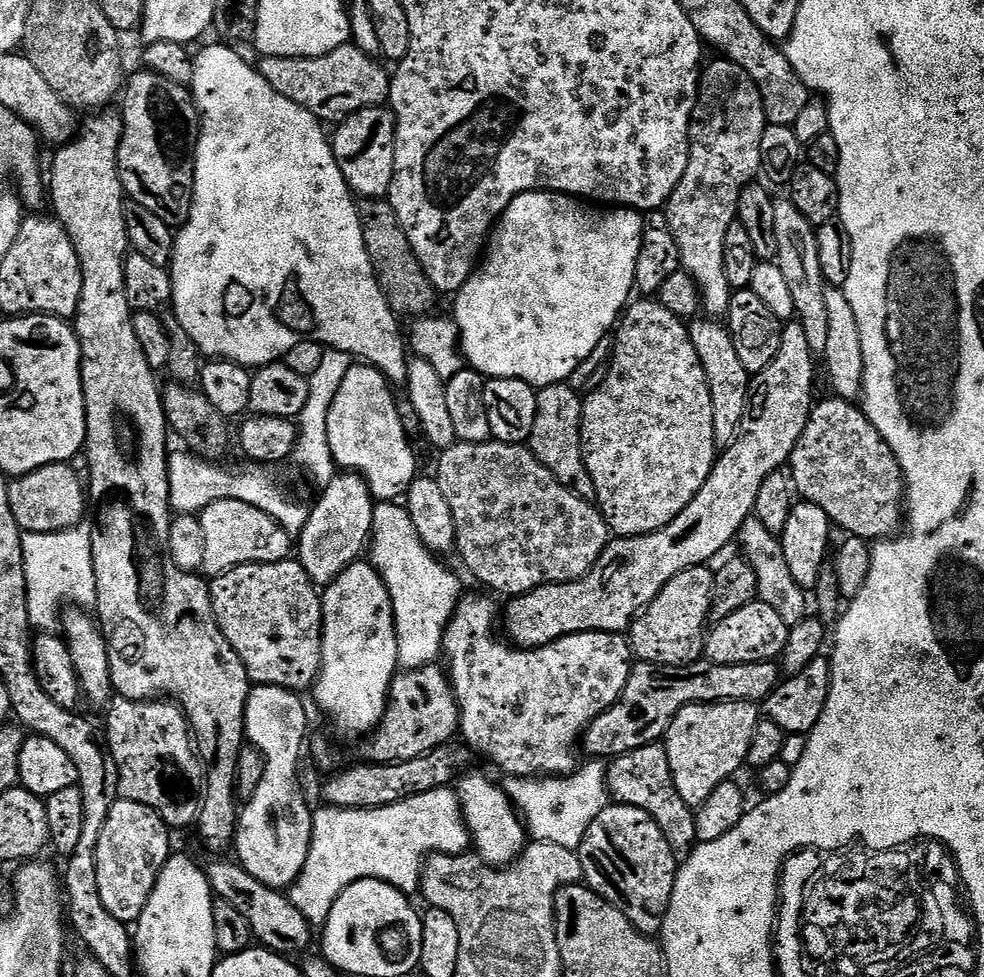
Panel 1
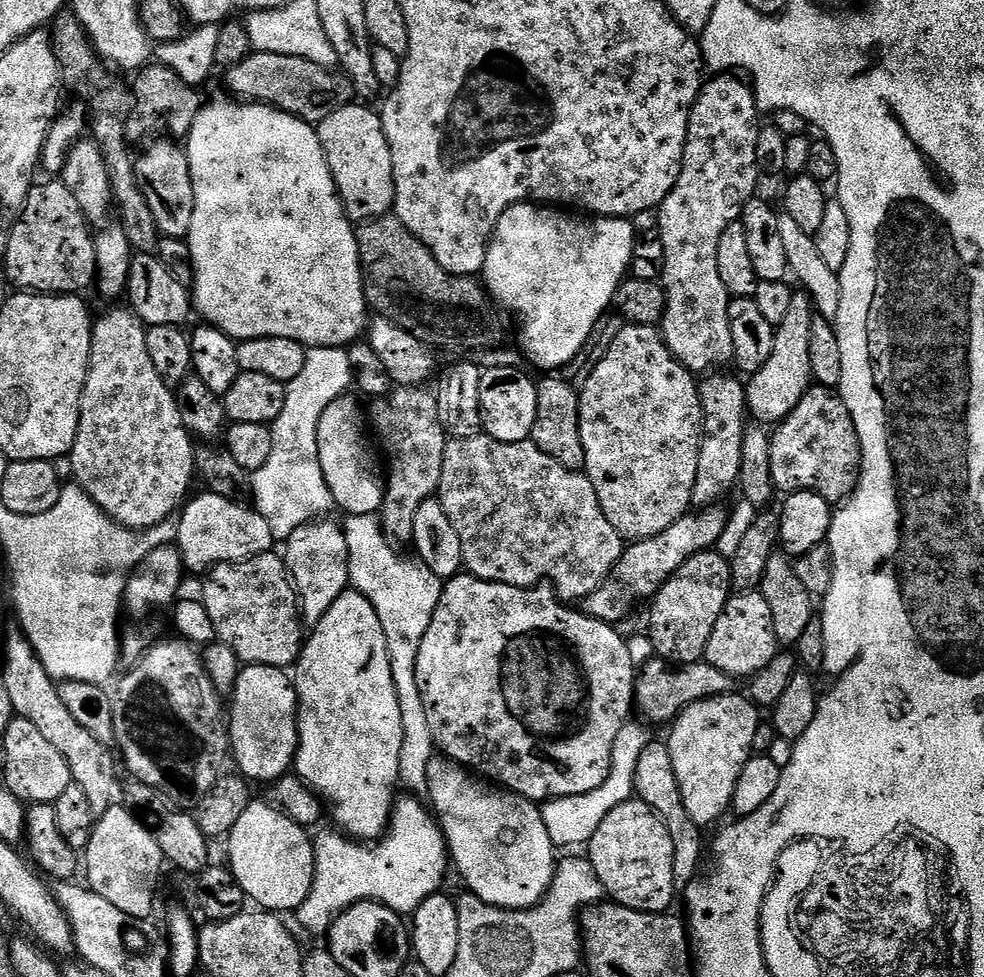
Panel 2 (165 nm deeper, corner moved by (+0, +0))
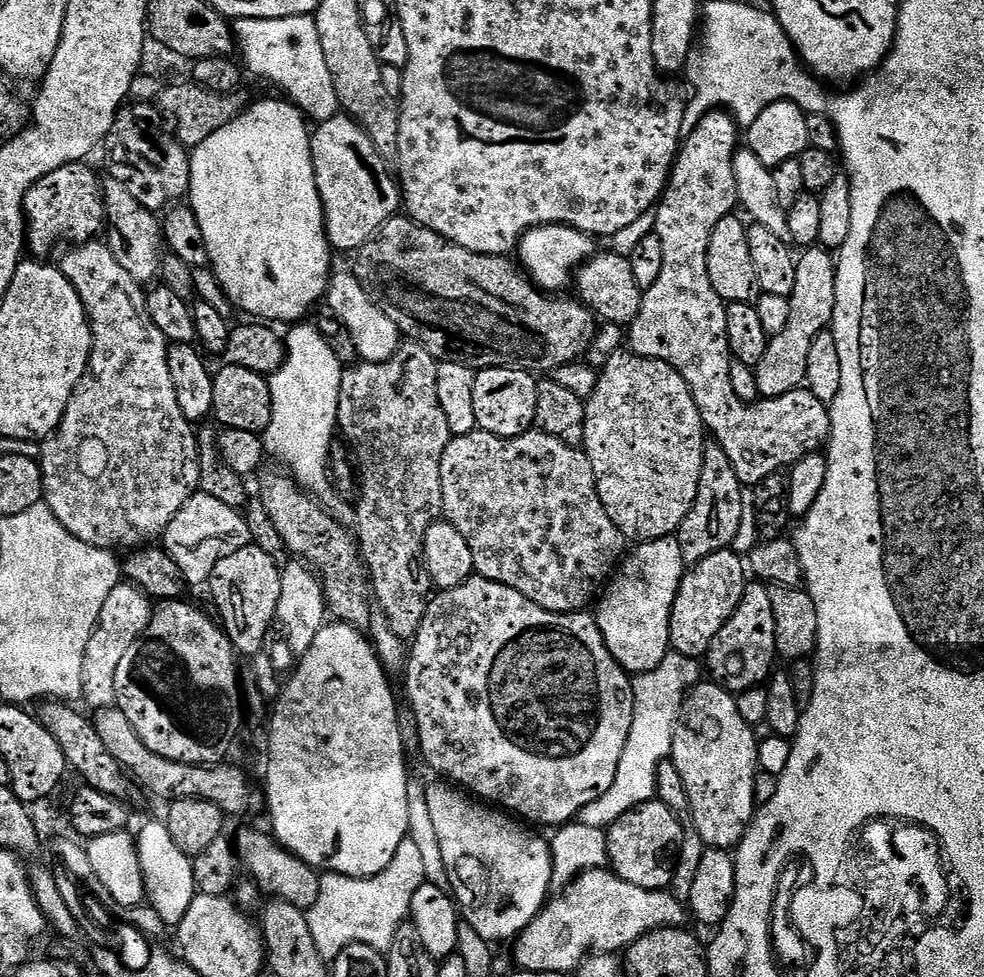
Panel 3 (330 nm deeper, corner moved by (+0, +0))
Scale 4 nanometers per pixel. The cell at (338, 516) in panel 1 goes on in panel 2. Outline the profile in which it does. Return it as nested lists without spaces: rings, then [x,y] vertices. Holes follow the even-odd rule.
[[[315,520],[293,528],[283,548],[285,568],[296,591],[301,619],[307,625],[315,626],[349,587],[349,550],[344,531],[338,524],[330,523],[330,520]]]

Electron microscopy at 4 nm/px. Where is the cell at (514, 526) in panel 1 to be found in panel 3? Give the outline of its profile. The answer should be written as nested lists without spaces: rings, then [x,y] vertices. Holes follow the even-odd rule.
[[[539,430],[523,432],[521,436],[514,438],[502,438],[495,436],[489,432],[475,431],[465,436],[453,436],[452,441],[446,446],[446,450],[442,454],[442,502],[444,503],[443,519],[454,526],[454,530],[458,530],[458,534],[462,534],[462,538],[466,538],[466,546],[470,546],[470,554],[474,554],[474,572],[475,575],[483,576],[486,580],[493,580],[502,586],[510,586],[510,590],[518,590],[518,594],[522,594],[526,598],[530,598],[530,602],[534,602],[538,606],[542,606],[542,610],[550,610],[551,612],[583,612],[589,606],[588,603],[595,601],[601,595],[602,589],[607,585],[610,577],[615,573],[618,565],[623,561],[626,555],[626,541],[624,535],[618,530],[618,526],[614,526],[614,522],[610,522],[610,514],[606,514],[606,506],[602,506],[602,498],[598,498],[598,490],[596,489],[596,479],[594,478],[594,466],[590,466],[590,458],[580,448],[572,448],[566,442],[562,442],[558,438],[554,438],[550,434]]]

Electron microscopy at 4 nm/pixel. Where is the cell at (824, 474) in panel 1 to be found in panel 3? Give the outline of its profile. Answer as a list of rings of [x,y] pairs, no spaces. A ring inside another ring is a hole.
[[[724,110],[704,113],[698,126],[683,137],[680,153],[676,155],[676,164],[668,175],[664,195],[654,209],[654,234],[662,238],[662,271],[654,281],[654,286],[643,289],[644,297],[638,318],[634,318],[627,329],[627,347],[638,356],[661,360],[674,366],[674,370],[686,378],[686,386],[690,386],[690,394],[698,406],[698,414],[702,414],[707,433],[715,443],[722,446],[722,450],[726,450],[726,458],[730,458],[734,474],[738,474],[738,482],[754,486],[770,474],[791,469],[804,456],[819,453],[827,445],[828,436],[832,433],[832,414],[829,405],[814,398],[814,394],[804,386],[778,398],[755,400],[753,404],[742,402],[742,398],[734,394],[734,386],[730,386],[730,366],[734,361],[726,334],[728,304],[716,293],[710,282],[710,270],[706,270],[706,254],[714,226],[718,226],[722,218],[733,215],[740,202],[738,182],[734,182],[734,158],[741,144],[741,129]]]

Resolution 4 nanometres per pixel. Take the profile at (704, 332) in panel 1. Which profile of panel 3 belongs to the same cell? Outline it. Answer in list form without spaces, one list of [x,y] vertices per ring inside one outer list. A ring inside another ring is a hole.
[[[715,442],[705,443],[698,494],[678,533],[685,565],[697,564],[702,562],[702,558],[710,558],[710,554],[718,554],[723,548],[732,548],[738,526],[742,523],[744,491],[745,485],[738,482],[738,474],[734,474],[734,466],[730,464],[730,458],[726,458],[726,450],[722,450],[722,446]]]

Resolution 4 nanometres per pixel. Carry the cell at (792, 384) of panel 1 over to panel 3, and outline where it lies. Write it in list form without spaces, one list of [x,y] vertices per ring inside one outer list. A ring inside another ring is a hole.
[[[813,246],[799,253],[794,274],[794,294],[788,297],[788,301],[790,319],[786,321],[782,334],[769,339],[766,354],[762,354],[762,362],[758,362],[754,369],[758,390],[764,398],[790,394],[790,390],[804,384],[810,345],[818,334],[831,325],[836,305],[836,260],[829,249]]]

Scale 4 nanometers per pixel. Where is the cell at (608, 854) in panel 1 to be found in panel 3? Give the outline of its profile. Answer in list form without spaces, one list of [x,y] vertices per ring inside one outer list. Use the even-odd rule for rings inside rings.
[[[658,799],[622,814],[622,818],[618,818],[606,832],[611,871],[634,886],[642,886],[642,890],[667,889],[672,883],[684,830],[681,817]]]

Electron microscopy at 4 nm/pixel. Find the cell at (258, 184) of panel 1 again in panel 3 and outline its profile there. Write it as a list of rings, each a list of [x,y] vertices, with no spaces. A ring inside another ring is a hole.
[[[284,98],[279,99],[264,100],[261,104],[254,105],[255,103],[253,103],[251,106],[245,107],[244,111],[233,118],[229,124],[222,126],[214,134],[210,134],[210,138],[206,138],[206,142],[202,142],[197,148],[191,149],[192,165],[190,166],[188,191],[190,193],[190,207],[198,218],[198,226],[202,226],[202,234],[206,237],[206,250],[210,250],[209,265],[214,270],[222,290],[226,290],[233,309],[240,311],[241,308],[248,315],[245,317],[255,318],[260,322],[281,320],[282,323],[288,324],[287,326],[292,326],[303,321],[307,317],[304,315],[319,300],[321,303],[327,297],[328,282],[331,280],[334,271],[334,265],[332,265],[334,249],[328,243],[328,235],[324,225],[324,207],[322,206],[322,198],[318,194],[316,175],[312,165],[312,137],[309,121],[295,104]]]

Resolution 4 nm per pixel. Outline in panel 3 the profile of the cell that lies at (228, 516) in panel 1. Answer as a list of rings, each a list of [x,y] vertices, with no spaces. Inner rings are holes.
[[[197,491],[188,499],[186,506],[174,514],[174,522],[170,522],[162,537],[162,548],[178,564],[192,586],[207,585],[214,566],[218,566],[222,558],[251,544],[252,535],[247,519],[237,509],[226,506],[226,502],[218,502],[218,498],[210,498],[210,494],[202,491]]]

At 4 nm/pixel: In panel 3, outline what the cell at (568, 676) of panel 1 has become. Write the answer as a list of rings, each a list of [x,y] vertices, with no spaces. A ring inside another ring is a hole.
[[[473,575],[462,586],[437,591],[429,599],[422,626],[410,644],[404,678],[404,684],[408,687],[407,703],[418,718],[418,734],[421,735],[419,755],[440,775],[437,777],[447,778],[453,785],[467,790],[473,797],[489,805],[499,806],[505,813],[532,826],[563,826],[575,821],[583,808],[602,798],[602,794],[606,794],[614,783],[614,774],[618,774],[618,762],[622,762],[622,750],[626,750],[626,738],[630,738],[630,722],[634,718],[633,677],[625,672],[614,654],[610,654],[595,615],[587,611],[542,610],[542,606],[530,602],[530,598],[518,594],[518,590],[510,590],[510,586]]]

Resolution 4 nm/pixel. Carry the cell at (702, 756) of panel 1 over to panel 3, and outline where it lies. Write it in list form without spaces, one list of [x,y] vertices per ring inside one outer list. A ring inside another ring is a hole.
[[[701,682],[685,695],[672,735],[670,759],[674,766],[678,766],[678,774],[686,785],[691,827],[704,839],[708,848],[735,849],[756,814],[758,805],[754,786],[758,775],[756,763],[760,760],[760,752],[756,748],[759,748],[758,741],[752,733],[752,725],[746,722],[746,718],[742,718],[736,697],[727,688],[715,682]]]

